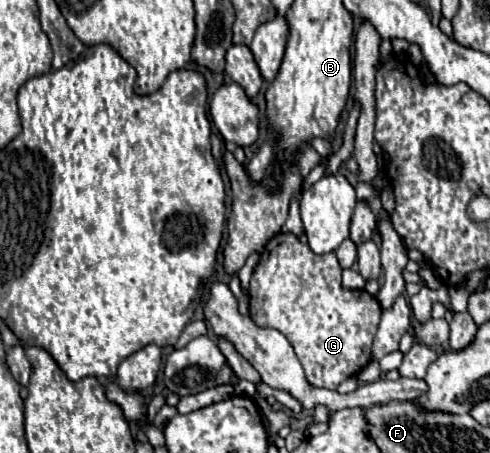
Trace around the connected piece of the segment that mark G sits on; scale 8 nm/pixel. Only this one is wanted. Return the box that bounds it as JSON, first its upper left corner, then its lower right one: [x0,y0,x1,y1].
[249,234,381,390]

